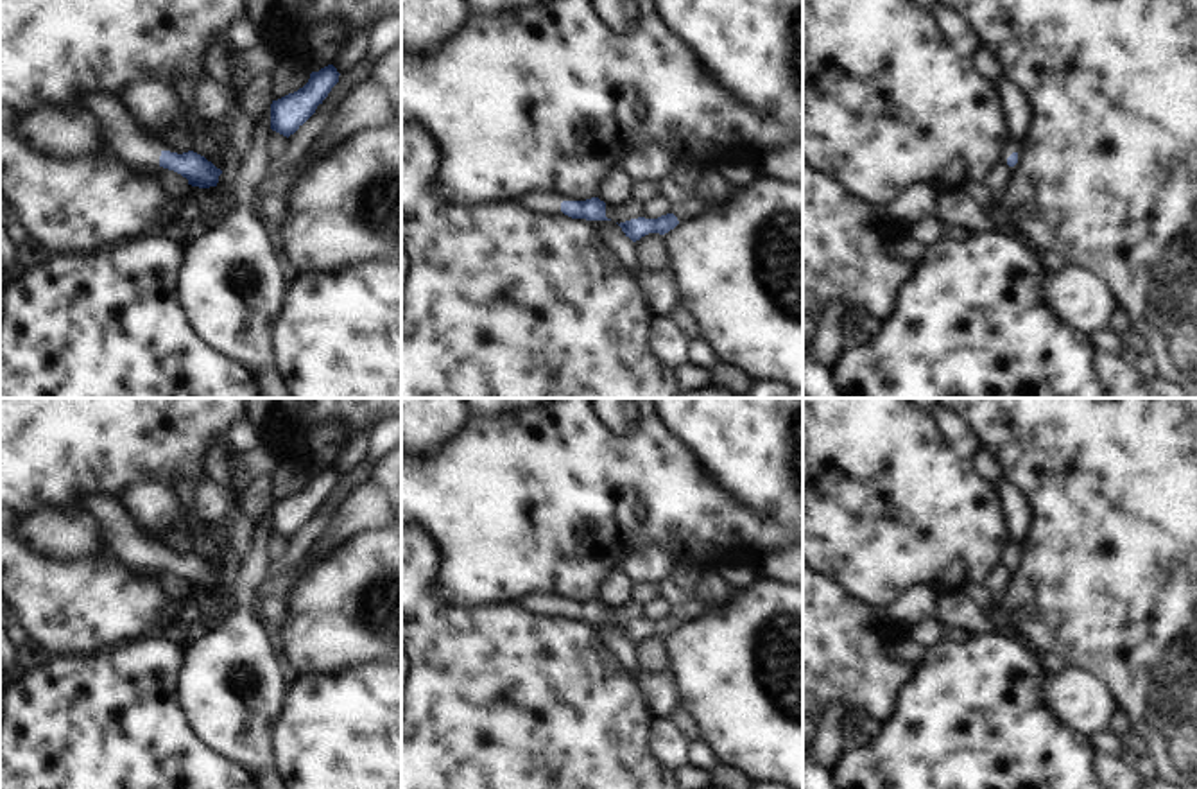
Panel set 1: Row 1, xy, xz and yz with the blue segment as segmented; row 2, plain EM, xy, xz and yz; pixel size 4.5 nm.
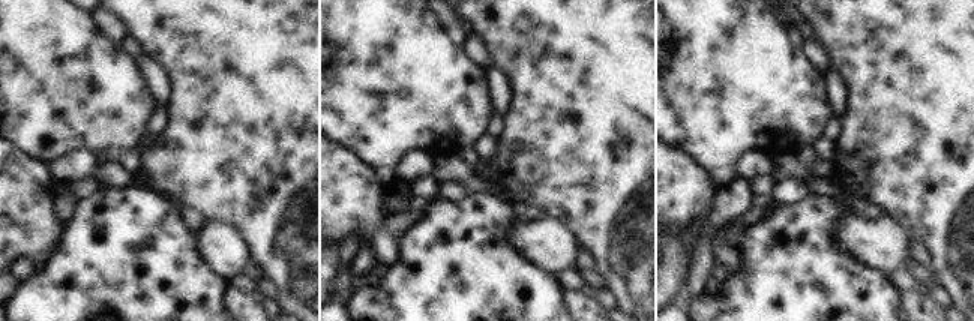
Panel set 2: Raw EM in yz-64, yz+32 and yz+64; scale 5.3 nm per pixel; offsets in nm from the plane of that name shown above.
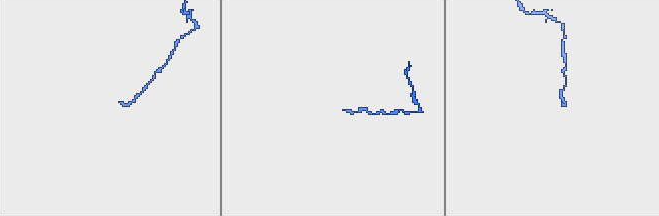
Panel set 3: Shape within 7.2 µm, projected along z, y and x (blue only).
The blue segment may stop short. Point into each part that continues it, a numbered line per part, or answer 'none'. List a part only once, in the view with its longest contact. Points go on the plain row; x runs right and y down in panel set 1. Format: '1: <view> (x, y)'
1: xy (122, 540).

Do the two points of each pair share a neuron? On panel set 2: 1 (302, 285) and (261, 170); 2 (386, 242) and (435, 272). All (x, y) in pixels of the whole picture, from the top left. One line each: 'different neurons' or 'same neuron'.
1: same neuron
2: different neurons

